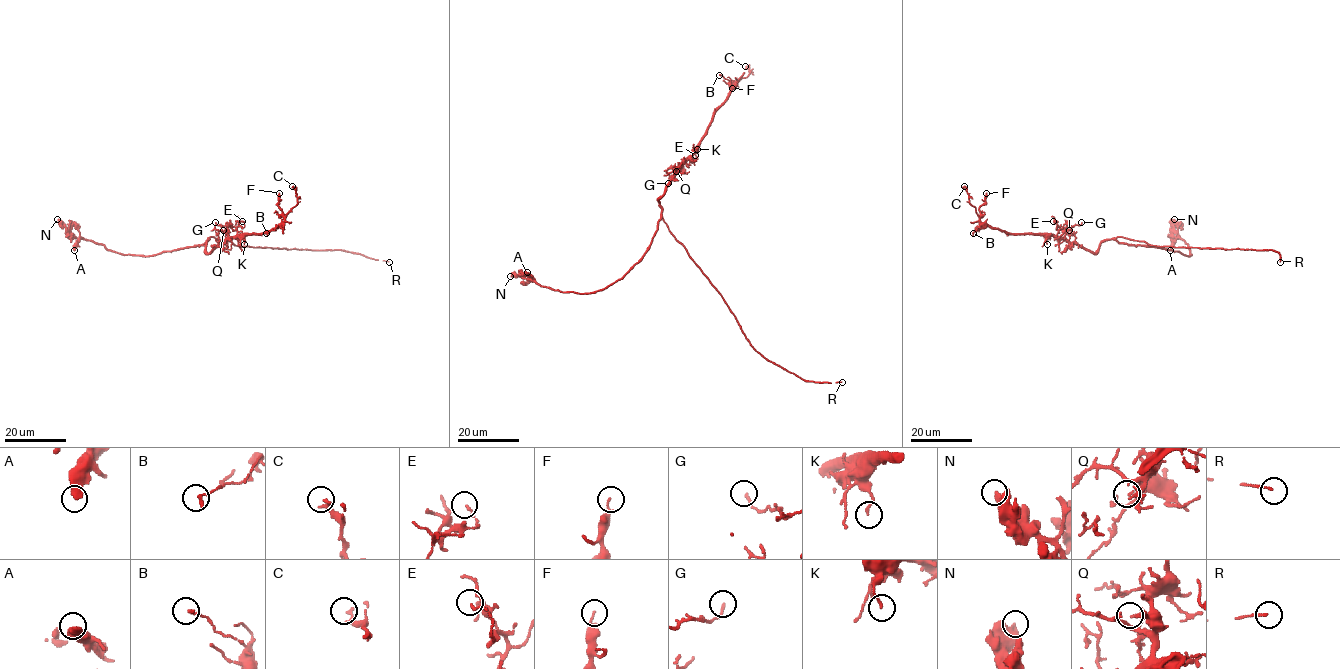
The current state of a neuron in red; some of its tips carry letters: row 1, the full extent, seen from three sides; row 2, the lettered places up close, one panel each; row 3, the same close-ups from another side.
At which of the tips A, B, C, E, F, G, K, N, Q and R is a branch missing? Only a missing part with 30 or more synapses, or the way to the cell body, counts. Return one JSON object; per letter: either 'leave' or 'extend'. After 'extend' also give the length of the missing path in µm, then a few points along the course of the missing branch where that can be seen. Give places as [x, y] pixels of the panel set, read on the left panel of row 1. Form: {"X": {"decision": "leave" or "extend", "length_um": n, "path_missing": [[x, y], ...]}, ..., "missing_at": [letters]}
{"A": {"decision": "leave"}, "B": {"decision": "leave"}, "C": {"decision": "leave"}, "E": {"decision": "leave"}, "F": {"decision": "leave"}, "G": {"decision": "leave"}, "K": {"decision": "leave"}, "N": {"decision": "leave"}, "Q": {"decision": "leave"}, "R": {"decision": "extend", "length_um": 3}, "missing_at": ["R"]}

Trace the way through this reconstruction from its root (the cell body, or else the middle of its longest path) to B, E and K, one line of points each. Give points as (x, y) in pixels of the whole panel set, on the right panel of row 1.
B: (1132, 240), (1122, 237), (1105, 239), (1093, 253), (1050, 235), (1006, 234), (986, 225), (973, 233)
E: (1132, 240), (1122, 237), (1105, 239), (1093, 253), (1061, 239), (1057, 235), (1059, 227), (1053, 221)
K: (1132, 240), (1122, 237), (1105, 239), (1094, 253), (1050, 235), (1045, 241), (1047, 244)

